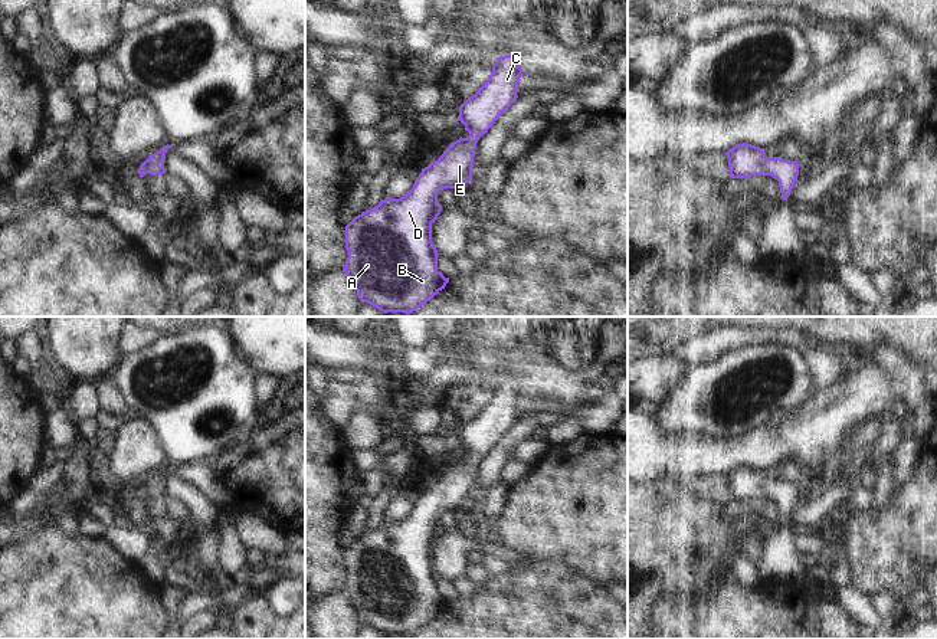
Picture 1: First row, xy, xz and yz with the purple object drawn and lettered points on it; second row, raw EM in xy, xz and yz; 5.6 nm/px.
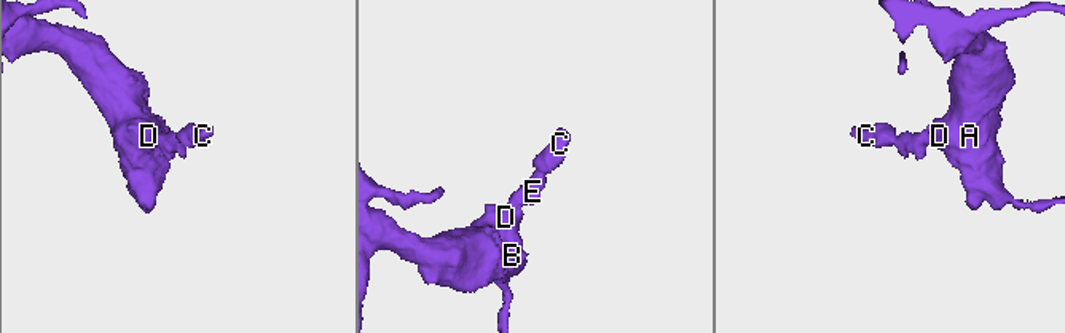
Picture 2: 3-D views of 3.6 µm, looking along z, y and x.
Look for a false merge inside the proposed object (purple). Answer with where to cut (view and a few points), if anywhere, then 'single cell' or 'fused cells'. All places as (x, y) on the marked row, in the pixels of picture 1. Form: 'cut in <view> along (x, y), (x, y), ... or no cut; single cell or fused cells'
no cut; single cell

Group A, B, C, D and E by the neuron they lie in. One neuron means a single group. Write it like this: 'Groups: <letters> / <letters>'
Groups: A B C D E

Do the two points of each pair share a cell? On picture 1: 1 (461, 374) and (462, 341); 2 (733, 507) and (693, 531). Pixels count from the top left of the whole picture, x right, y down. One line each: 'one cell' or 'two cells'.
1: one cell
2: two cells

